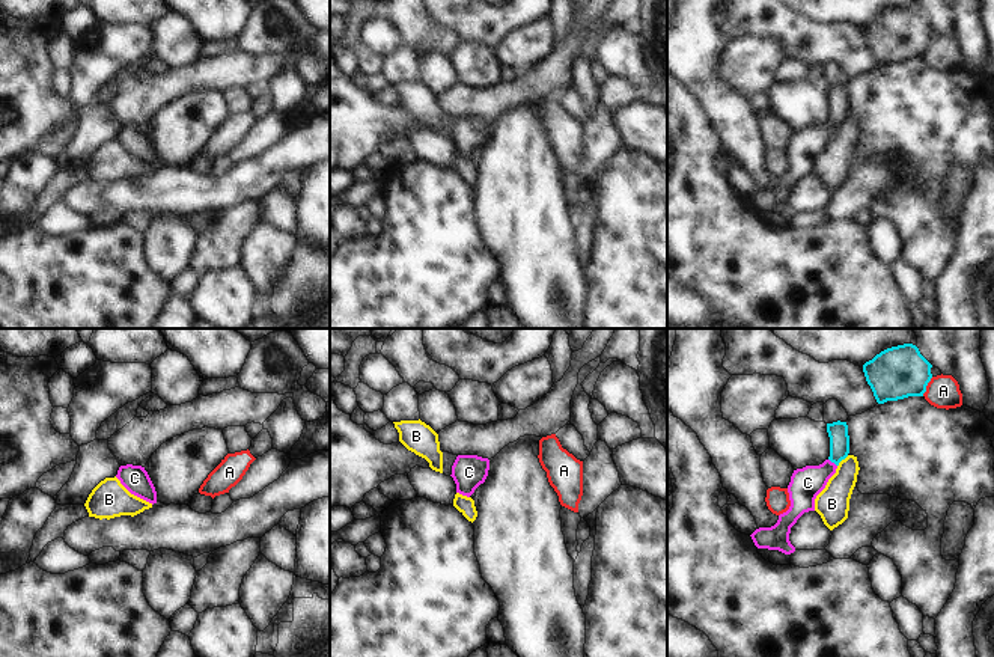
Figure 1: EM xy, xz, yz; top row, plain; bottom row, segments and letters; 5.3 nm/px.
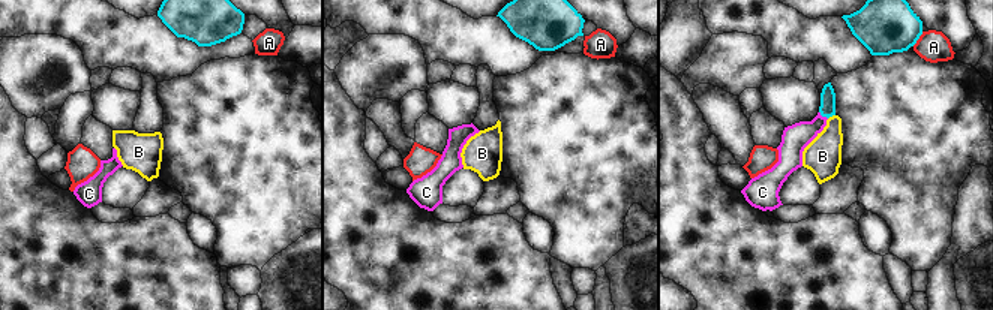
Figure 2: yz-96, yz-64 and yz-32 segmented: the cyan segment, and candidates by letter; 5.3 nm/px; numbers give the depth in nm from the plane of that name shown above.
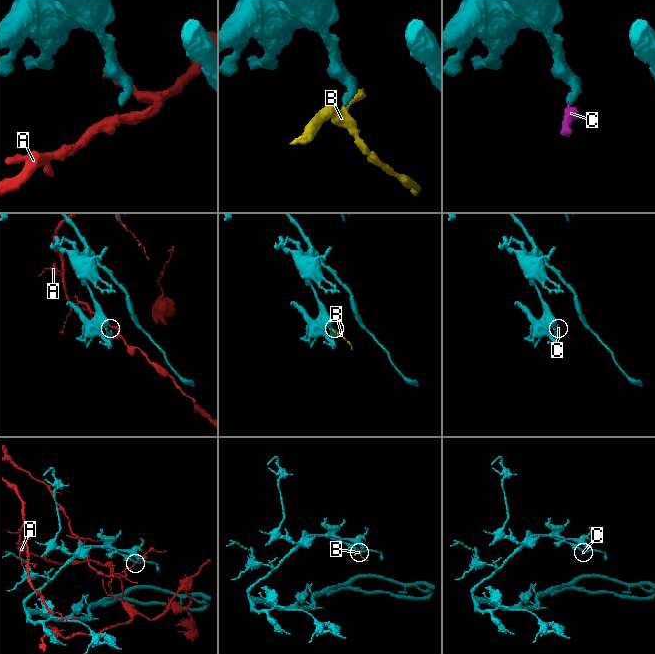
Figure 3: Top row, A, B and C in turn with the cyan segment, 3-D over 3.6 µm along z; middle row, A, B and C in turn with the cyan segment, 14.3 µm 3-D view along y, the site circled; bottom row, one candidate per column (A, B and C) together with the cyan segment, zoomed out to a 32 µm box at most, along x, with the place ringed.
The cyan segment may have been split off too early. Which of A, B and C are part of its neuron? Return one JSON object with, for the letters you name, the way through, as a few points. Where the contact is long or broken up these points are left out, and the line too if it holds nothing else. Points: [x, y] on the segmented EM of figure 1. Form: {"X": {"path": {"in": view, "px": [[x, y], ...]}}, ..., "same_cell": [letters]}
{"C": {"path": {"in": "yz", "px": [[838, 431], [838, 454], [833, 461], [808, 482]]}}, "same_cell": ["C"]}

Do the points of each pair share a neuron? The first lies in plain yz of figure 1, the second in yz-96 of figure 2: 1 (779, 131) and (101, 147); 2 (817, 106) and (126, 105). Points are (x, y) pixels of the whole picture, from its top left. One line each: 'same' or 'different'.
1: same
2: same

